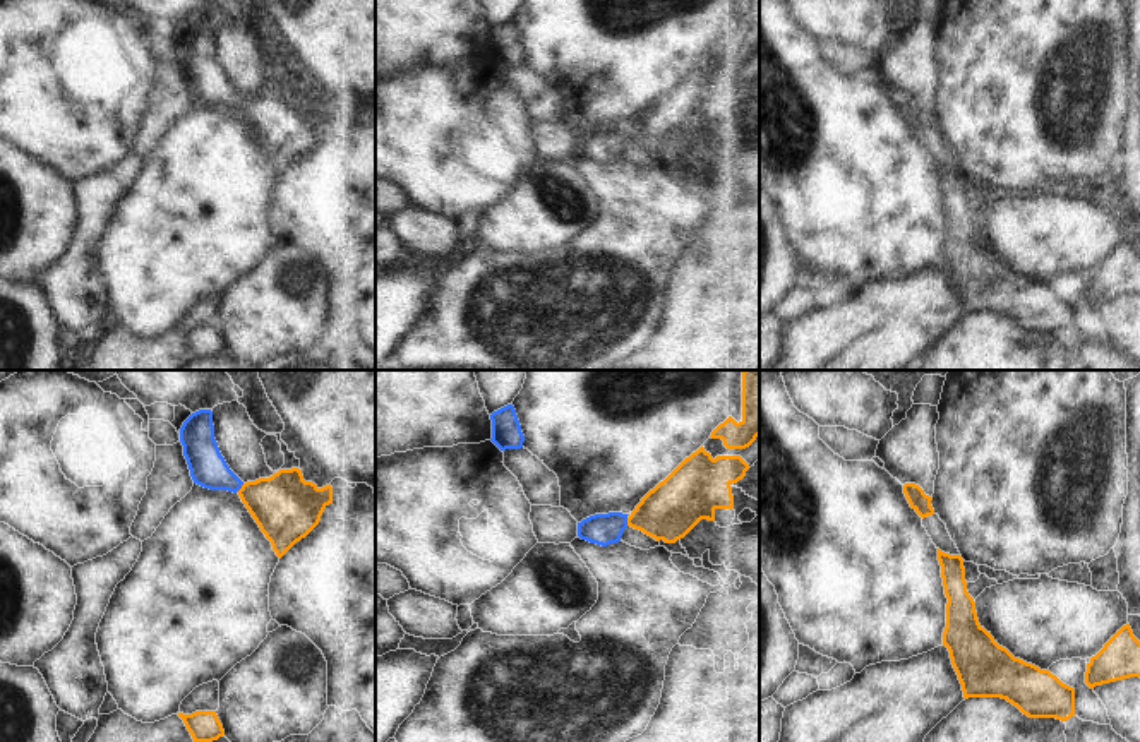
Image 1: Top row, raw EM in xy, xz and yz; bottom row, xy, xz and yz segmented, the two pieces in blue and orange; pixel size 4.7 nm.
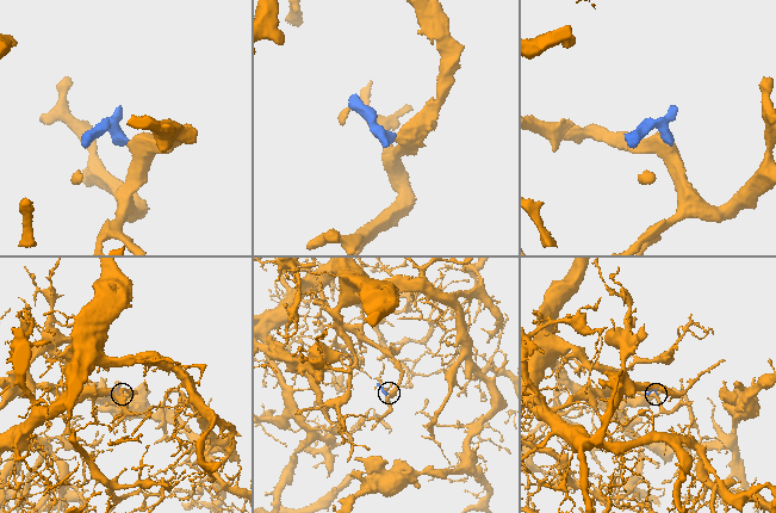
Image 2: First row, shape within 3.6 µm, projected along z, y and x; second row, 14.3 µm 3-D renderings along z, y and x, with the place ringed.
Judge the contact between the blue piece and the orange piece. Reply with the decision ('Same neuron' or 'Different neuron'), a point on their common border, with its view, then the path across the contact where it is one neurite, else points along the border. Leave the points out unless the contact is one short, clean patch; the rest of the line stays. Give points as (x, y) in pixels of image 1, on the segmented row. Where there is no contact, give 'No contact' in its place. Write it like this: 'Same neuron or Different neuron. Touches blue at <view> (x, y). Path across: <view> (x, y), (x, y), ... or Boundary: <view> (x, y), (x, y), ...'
Same neuron. Touches blue at xy (240, 487). Path across: xy (208, 468), (240, 487), (287, 508).

